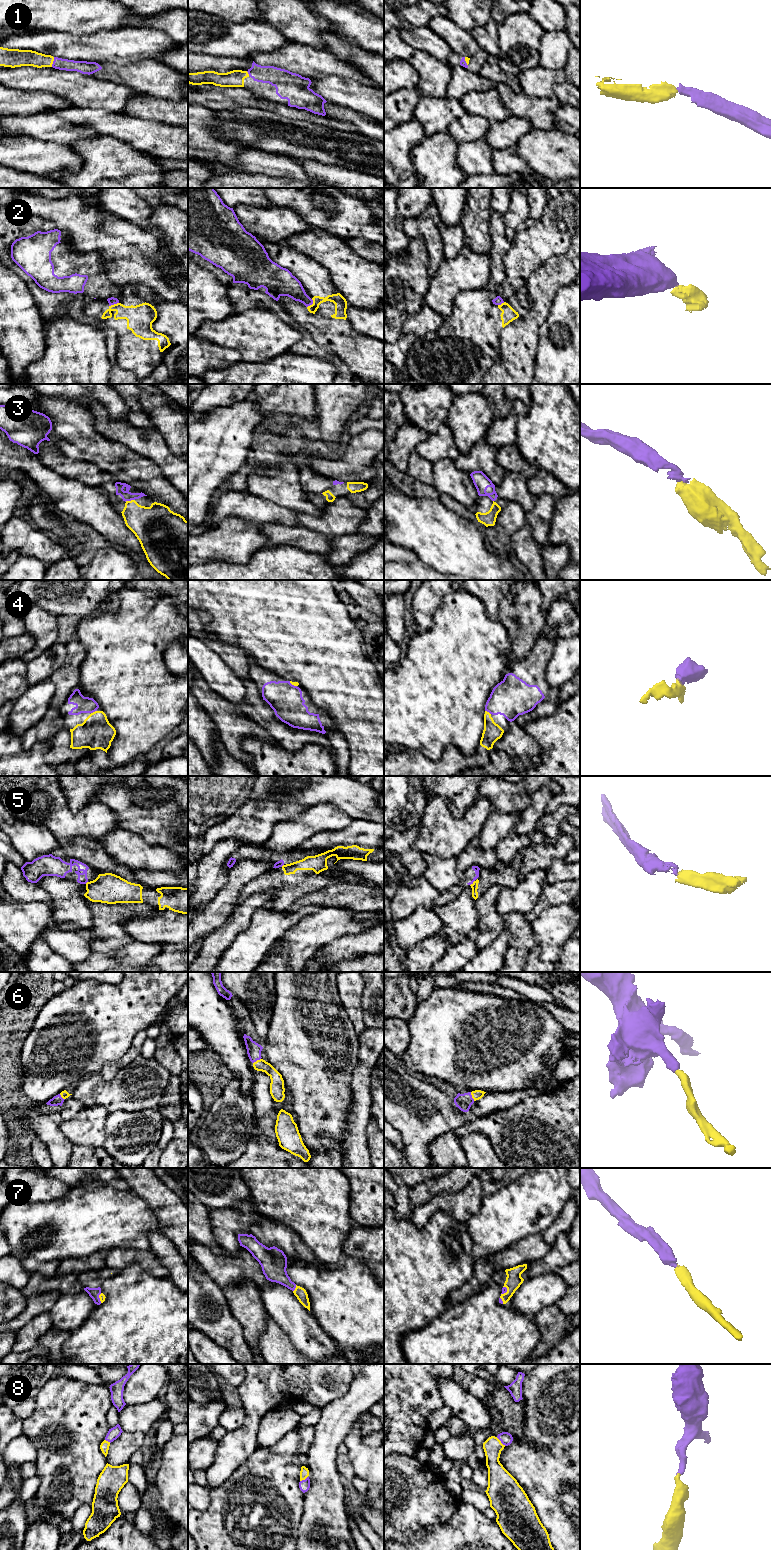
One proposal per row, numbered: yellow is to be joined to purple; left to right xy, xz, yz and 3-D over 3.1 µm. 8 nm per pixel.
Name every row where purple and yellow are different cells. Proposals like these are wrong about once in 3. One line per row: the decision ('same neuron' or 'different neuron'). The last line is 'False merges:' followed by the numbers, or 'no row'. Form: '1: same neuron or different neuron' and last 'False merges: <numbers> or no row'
1: same neuron
2: different neuron
3: same neuron
4: same neuron
5: different neuron
6: same neuron
7: same neuron
8: same neuron
False merges: 2, 5

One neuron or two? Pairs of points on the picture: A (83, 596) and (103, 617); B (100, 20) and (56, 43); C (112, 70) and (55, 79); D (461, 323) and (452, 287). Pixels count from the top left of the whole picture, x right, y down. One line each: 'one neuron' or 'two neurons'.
A: two neurons
B: two neurons
C: two neurons
D: two neurons

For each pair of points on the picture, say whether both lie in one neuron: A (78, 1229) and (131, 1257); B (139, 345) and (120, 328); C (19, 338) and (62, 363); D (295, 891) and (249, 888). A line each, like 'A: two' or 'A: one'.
A: two
B: one
C: two
D: one

